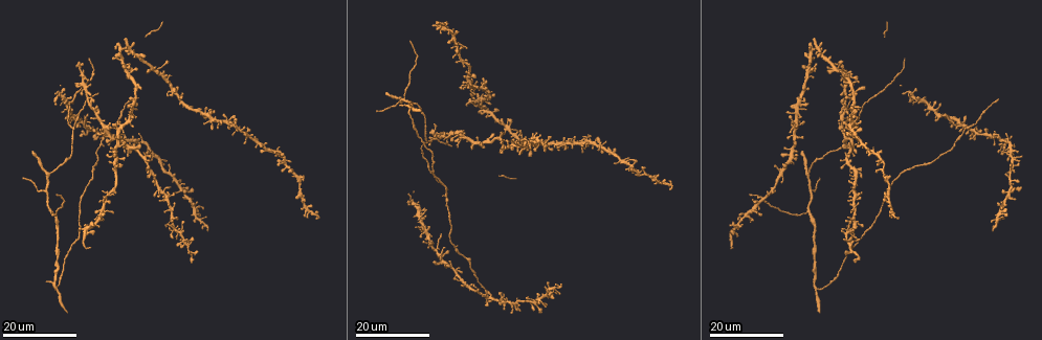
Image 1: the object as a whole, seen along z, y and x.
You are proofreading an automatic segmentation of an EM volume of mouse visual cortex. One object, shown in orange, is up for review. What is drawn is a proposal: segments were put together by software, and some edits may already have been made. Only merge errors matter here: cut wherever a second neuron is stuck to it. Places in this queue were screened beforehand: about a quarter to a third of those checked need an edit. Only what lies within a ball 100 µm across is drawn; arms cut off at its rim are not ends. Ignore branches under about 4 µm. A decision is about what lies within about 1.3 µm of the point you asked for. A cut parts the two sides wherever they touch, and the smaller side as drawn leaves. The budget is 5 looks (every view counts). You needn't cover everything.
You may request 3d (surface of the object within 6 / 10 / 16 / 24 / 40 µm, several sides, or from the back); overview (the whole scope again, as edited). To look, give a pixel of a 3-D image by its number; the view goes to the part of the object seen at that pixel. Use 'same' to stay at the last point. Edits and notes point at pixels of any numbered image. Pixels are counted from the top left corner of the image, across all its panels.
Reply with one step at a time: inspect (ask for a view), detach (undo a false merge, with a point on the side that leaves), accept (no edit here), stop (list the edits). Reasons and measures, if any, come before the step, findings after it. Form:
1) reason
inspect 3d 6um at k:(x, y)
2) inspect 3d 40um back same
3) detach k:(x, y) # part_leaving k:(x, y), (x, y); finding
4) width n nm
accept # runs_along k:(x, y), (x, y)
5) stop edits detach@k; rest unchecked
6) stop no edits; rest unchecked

three-way junction
inspect 3d 24um at 1:(47, 189)

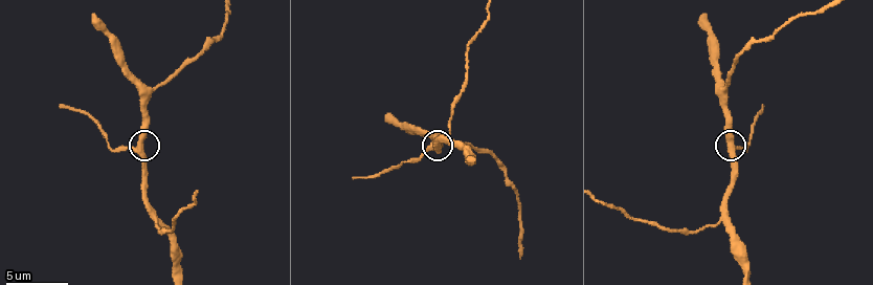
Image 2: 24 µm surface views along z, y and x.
inspect 3d 6um at 2:(430, 148)

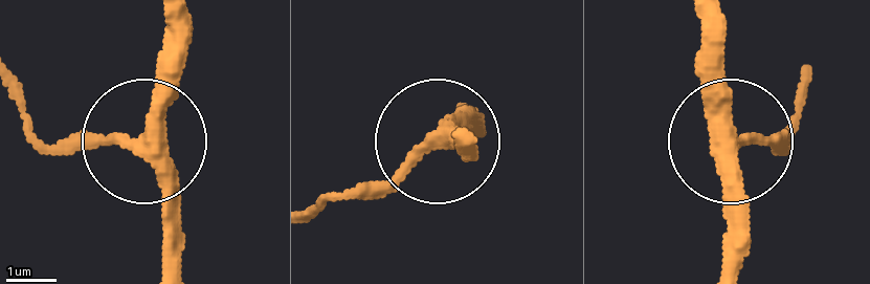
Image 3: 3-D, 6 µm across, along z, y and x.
width 340 nm
accept # continuous, no second neuron

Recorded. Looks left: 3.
two arms in line, one across
inspect 3d 24um at 1:(442, 141)

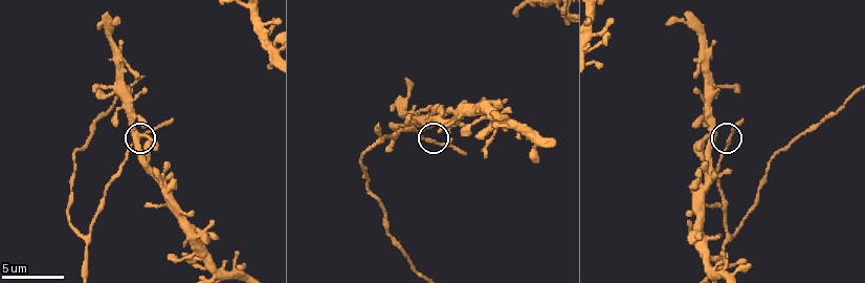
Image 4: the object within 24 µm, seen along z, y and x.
closer look
inspect 3d 10um at 4:(728, 141)

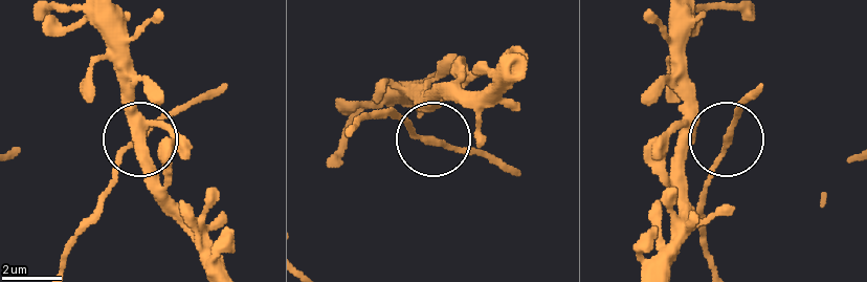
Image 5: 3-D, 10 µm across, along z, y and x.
accept # runs_along 5:(351, 125), (391, 112), (426, 137), (424, 84); continuous, no second neuron

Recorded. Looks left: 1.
stop no edits; rest unchecked

